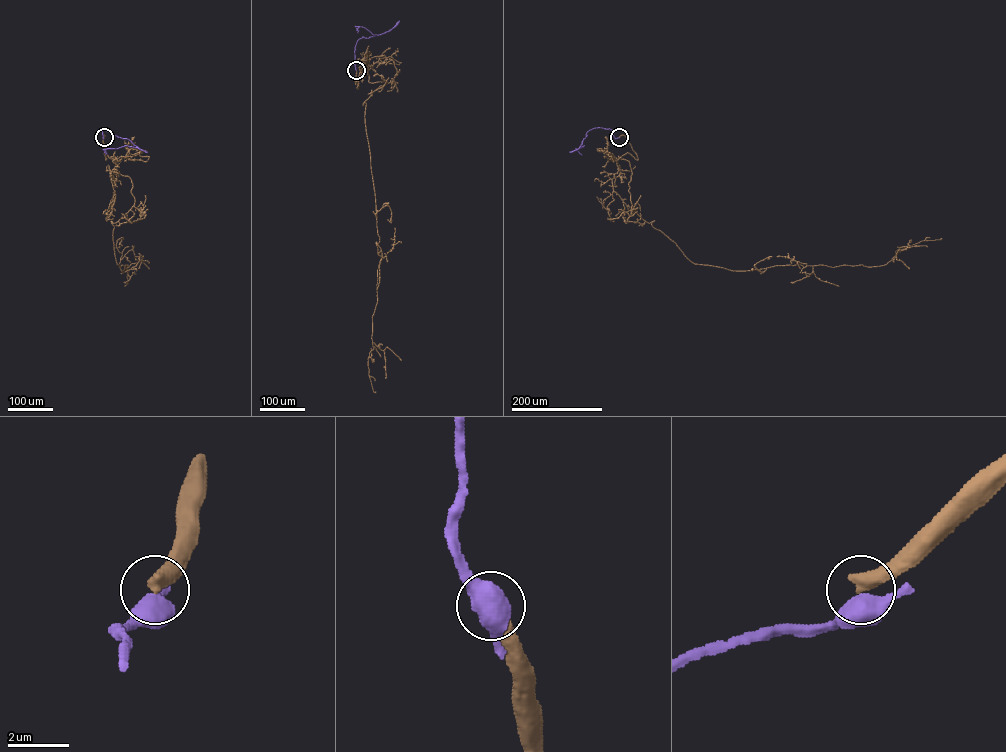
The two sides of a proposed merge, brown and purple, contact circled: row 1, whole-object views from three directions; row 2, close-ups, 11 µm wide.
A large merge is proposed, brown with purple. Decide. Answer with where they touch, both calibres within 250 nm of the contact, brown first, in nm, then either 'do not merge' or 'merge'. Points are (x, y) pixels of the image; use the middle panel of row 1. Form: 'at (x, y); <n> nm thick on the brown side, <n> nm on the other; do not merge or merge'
at (356, 70); 500 nm thick on the brown side, 500 nm on the other; do not merge

